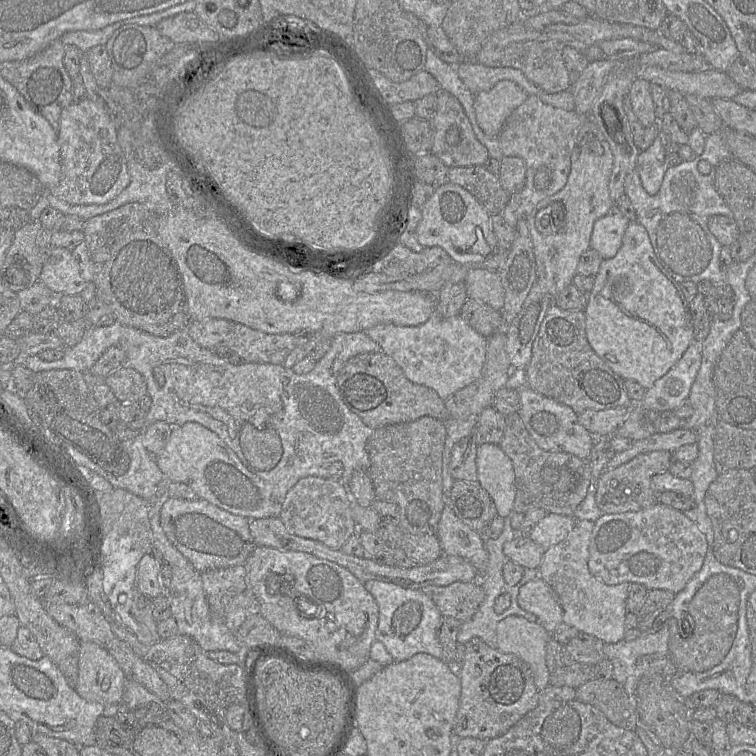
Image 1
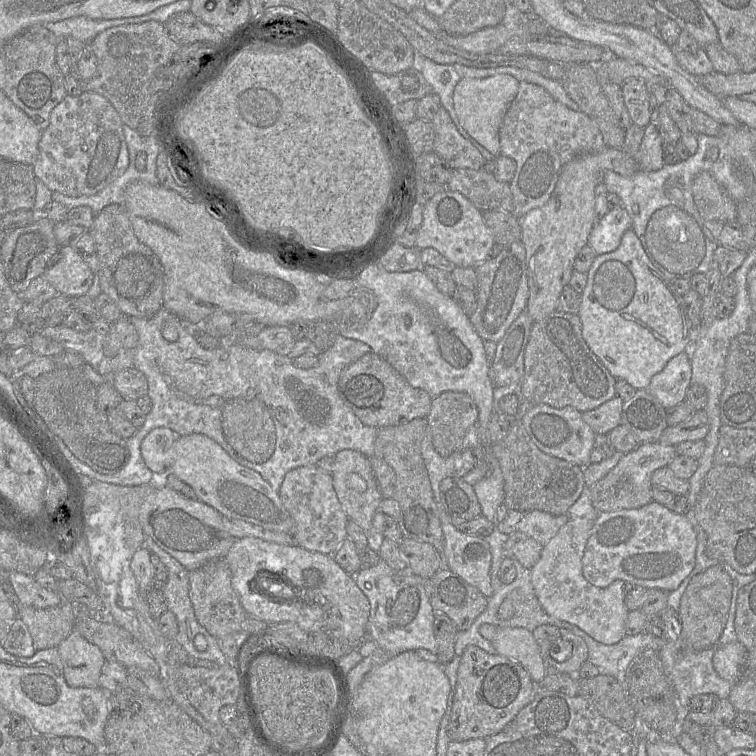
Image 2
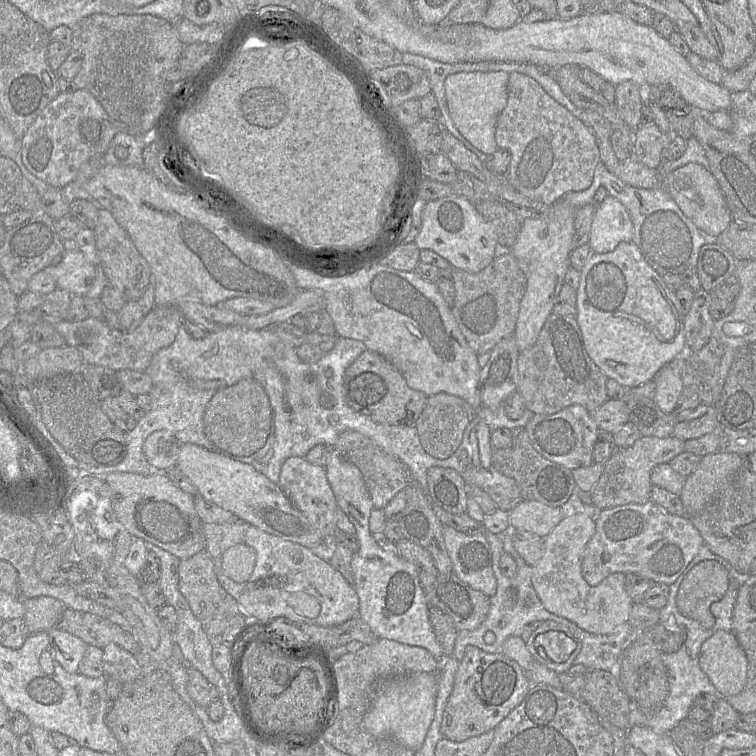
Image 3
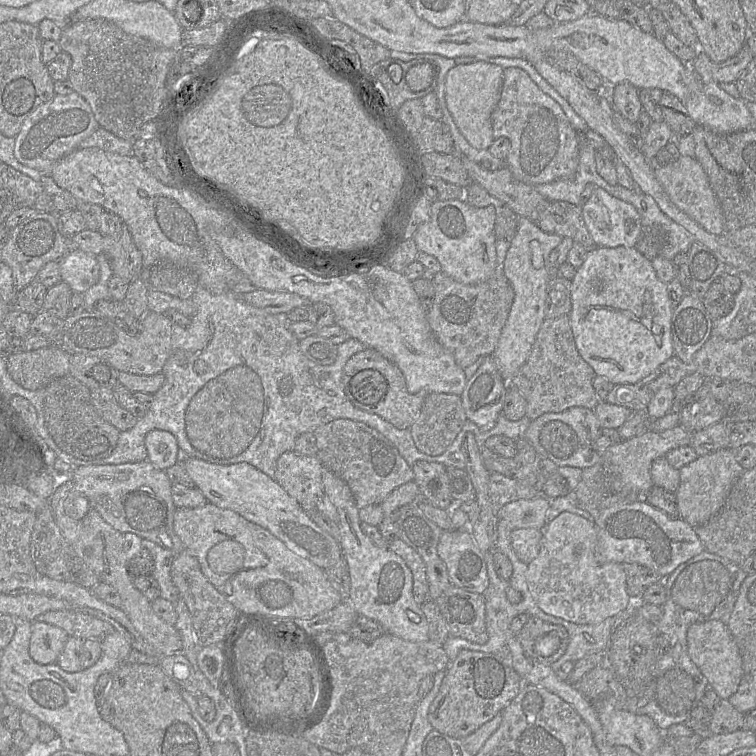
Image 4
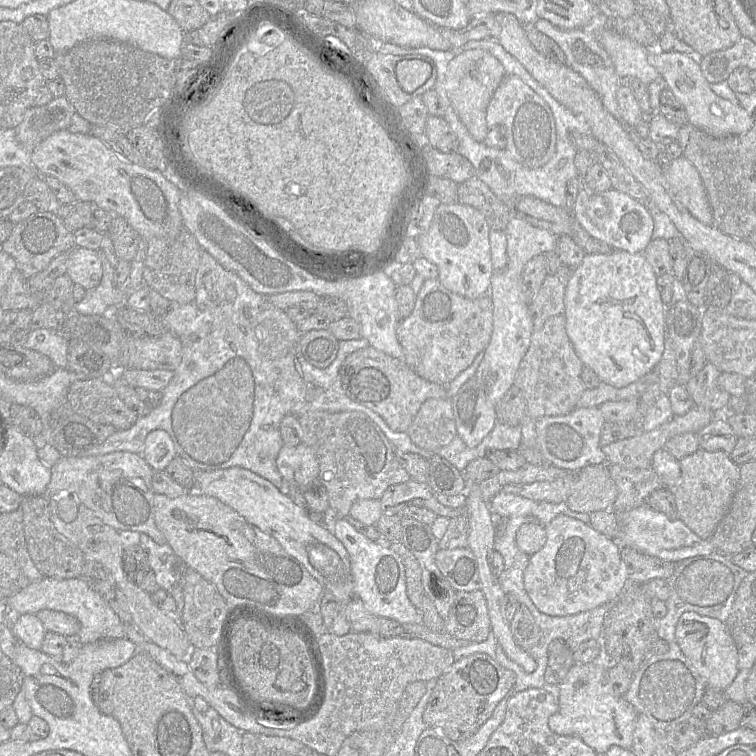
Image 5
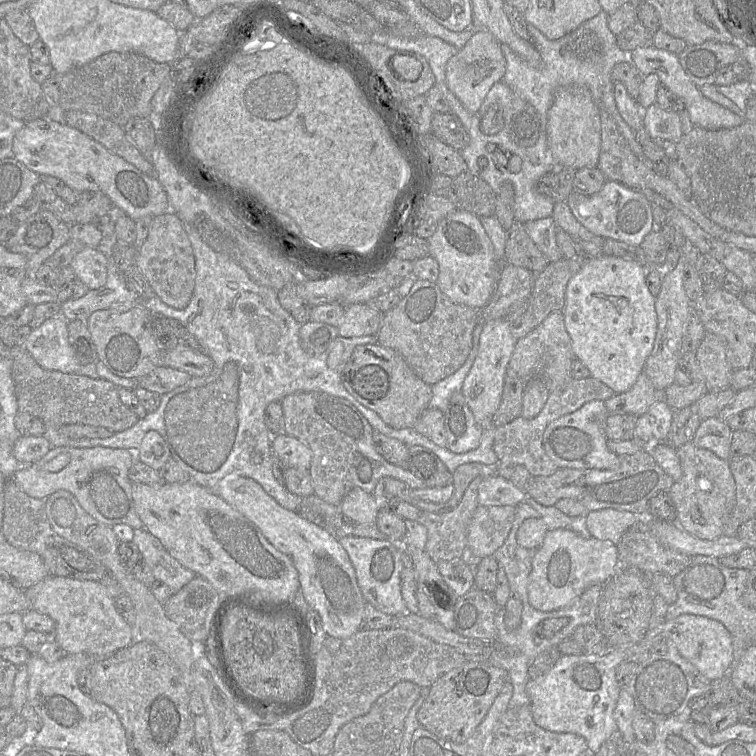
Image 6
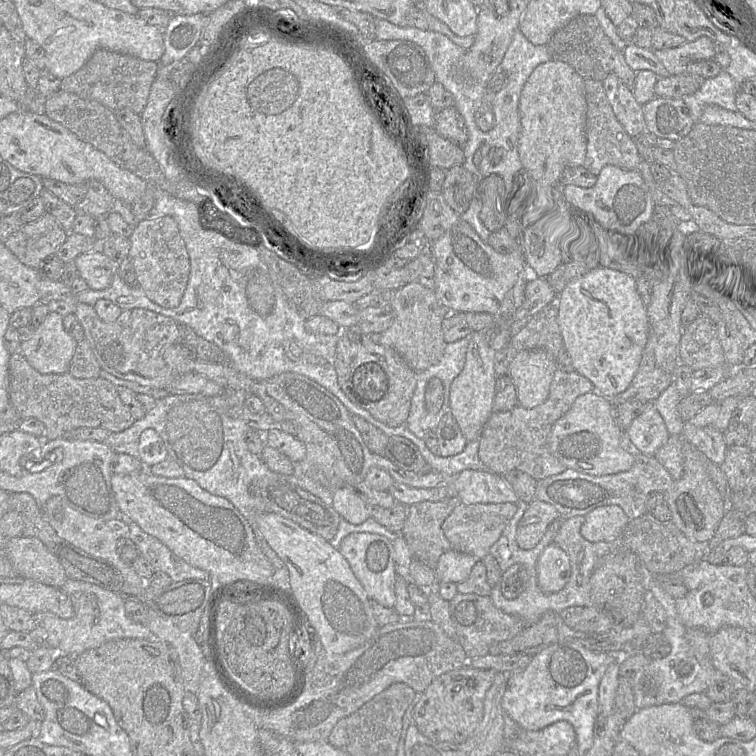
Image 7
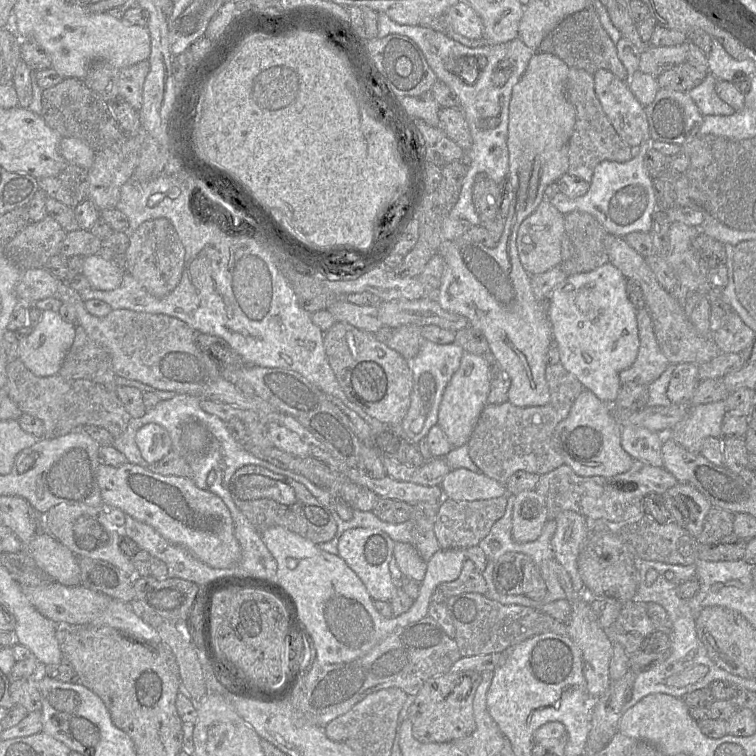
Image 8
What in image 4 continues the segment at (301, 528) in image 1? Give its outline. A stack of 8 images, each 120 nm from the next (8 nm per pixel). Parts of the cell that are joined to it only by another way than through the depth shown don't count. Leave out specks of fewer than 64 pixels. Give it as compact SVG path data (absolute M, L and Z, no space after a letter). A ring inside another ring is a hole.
M296 451L283 453L276 467L276 481L305 510L317 510L316 505L324 495L323 465L317 456L305 456Z

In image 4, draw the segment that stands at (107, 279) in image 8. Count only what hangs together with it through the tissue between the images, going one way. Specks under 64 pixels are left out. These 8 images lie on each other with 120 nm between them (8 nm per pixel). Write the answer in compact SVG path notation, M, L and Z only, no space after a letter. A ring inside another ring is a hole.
M73 246L60 260L60 274L72 291L84 293L99 279L97 256Z

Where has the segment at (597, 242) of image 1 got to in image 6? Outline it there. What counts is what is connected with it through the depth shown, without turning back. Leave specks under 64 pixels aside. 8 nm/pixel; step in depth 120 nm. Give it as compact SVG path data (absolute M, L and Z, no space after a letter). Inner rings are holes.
M606 180L602 189L590 196L572 192L566 202L583 226L603 238L639 247L644 237L654 230L654 219L649 201L639 191L616 181Z

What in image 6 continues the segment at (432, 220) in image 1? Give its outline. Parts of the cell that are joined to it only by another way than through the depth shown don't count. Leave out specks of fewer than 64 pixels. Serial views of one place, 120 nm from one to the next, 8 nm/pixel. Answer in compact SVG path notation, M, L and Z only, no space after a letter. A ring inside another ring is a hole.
M456 209L440 221L434 234L427 240L429 255L438 262L439 275L436 283L440 290L455 303L475 309L483 308L494 293L501 264L496 260L494 246L481 223L481 218L471 212Z

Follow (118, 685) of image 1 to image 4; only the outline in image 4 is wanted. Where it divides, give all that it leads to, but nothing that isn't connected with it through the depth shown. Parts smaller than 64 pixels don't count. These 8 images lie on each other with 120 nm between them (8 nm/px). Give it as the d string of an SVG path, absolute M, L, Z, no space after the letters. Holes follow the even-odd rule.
M35 620L31 623L30 656L43 665L57 663L67 638L59 627Z

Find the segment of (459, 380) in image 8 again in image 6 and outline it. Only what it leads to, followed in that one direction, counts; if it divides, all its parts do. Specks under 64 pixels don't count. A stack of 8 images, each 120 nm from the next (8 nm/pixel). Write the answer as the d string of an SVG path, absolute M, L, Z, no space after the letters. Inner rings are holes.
M497 318L484 324L477 356L461 388L475 420L482 427L492 426L492 417L502 400L508 364L517 341L511 334L510 321L507 318Z

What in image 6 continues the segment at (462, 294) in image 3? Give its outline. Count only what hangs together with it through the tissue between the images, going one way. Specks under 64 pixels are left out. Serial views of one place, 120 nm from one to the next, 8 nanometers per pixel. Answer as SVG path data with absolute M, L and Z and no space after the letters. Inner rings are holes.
M416 279L410 292L394 308L383 313L377 344L397 351L421 380L433 385L454 374L465 363L472 349L477 324L478 309L453 302L436 282Z

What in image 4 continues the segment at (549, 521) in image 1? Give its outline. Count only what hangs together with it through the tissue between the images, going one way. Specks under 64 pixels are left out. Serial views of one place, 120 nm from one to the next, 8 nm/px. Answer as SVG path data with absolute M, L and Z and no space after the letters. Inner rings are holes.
M544 496L529 500L516 500L505 504L497 513L498 519L505 520L512 530L533 528L542 530L547 524L546 513L550 501Z

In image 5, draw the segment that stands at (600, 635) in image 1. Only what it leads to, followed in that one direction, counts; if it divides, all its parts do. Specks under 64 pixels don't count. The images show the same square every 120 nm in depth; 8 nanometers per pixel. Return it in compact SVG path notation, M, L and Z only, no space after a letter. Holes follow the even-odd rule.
M566 515L555 517L545 531L545 545L530 556L524 571L525 590L539 611L549 616L574 615L619 599L629 580L616 540Z

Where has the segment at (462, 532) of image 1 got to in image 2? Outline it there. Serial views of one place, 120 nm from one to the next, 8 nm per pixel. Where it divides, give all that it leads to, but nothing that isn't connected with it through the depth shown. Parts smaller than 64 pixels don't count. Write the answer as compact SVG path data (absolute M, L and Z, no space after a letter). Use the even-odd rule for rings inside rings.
M439 506L444 538L443 566L477 588L486 598L493 593L490 580L491 553L484 538L467 535L451 522L451 517Z

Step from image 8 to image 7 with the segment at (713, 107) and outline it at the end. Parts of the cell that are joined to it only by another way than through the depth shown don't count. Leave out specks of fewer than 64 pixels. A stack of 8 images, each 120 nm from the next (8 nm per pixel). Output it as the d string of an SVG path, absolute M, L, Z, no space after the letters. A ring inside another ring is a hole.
M725 71L713 78L706 79L694 94L682 99L695 123L699 122L704 109L716 105L725 110L737 112L735 97L739 93L739 85Z

